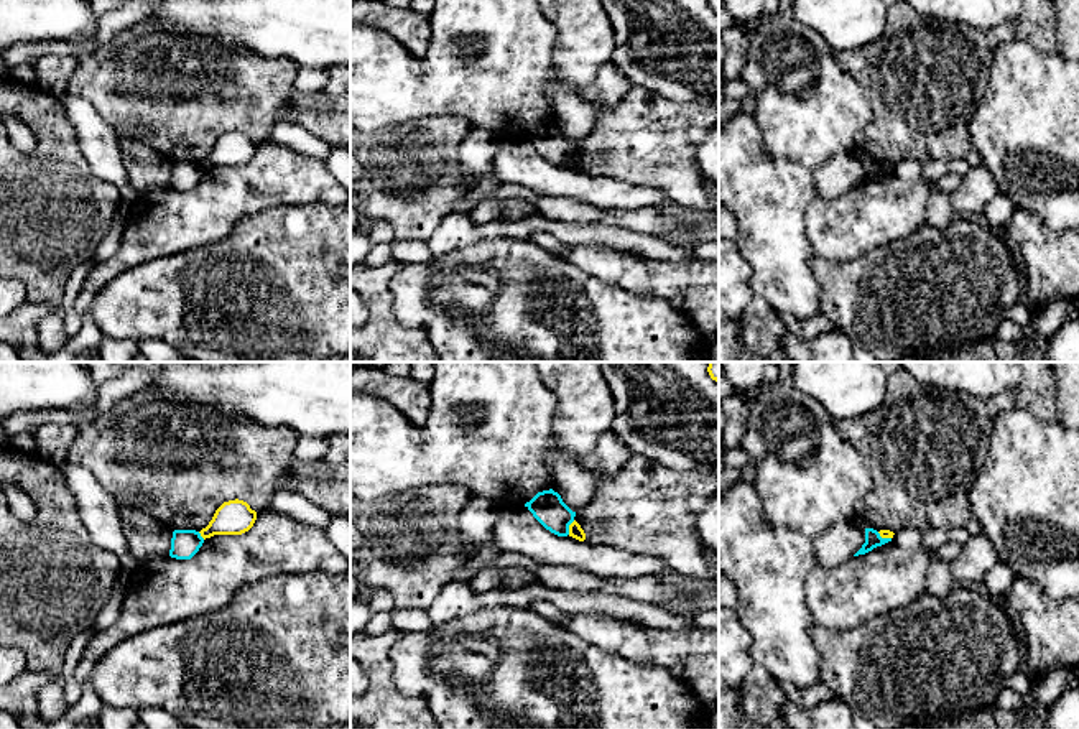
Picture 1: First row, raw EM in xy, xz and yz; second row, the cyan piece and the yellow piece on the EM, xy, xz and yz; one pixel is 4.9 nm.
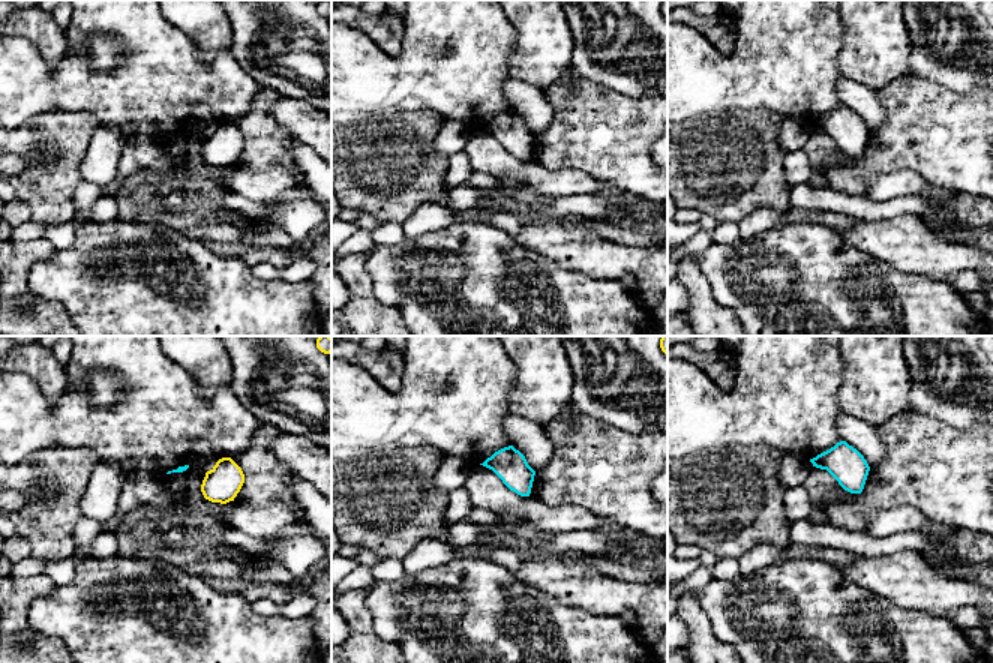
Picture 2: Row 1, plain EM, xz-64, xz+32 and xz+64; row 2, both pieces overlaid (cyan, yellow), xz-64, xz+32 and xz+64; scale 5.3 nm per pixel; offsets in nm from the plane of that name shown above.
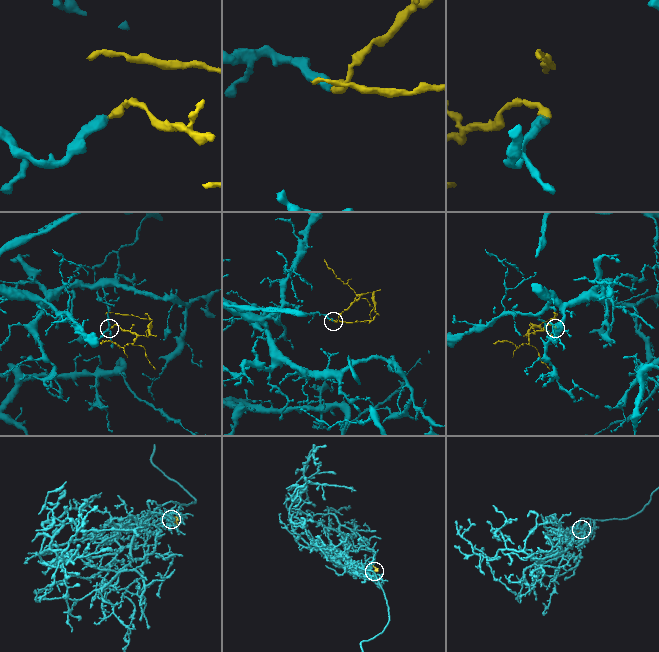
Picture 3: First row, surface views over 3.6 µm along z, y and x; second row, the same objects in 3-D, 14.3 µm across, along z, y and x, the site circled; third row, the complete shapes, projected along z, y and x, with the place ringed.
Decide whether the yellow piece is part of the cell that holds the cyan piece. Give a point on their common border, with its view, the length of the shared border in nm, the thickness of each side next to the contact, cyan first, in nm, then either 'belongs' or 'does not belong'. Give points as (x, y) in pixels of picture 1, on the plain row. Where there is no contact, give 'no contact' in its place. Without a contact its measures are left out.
meets cyan in xz at (568, 158); contact 80 nm long; 160 nm thick on the cyan side, 70 nm on the other; does not belong

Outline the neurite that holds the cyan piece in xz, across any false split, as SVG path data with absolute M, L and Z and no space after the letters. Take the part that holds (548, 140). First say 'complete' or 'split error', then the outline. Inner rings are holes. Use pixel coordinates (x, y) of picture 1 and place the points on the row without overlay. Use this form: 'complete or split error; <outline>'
complete; M553 120L538 123L525 138L551 165L558 168L569 166L569 156L574 153L576 143Z

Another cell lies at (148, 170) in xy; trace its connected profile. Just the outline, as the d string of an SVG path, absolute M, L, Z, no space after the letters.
M118 135L118 148L123 156L128 178L133 188L141 194L158 188L169 188L174 160L156 151L150 145Z

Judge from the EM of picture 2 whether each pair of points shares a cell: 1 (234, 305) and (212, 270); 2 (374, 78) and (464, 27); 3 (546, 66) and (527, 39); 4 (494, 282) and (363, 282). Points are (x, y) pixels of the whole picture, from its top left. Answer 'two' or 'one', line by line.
1: one
2: one
3: one
4: two

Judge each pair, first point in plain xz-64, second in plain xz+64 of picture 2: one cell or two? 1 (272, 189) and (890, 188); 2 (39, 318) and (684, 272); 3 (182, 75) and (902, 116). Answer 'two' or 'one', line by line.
1: one
2: one
3: two

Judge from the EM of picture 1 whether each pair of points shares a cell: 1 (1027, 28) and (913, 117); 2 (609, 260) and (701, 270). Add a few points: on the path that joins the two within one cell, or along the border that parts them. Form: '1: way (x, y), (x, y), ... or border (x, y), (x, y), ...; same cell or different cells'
1: way (999, 35), (941, 89); same cell
2: way (632, 272), (639, 275), (678, 275); same cell

